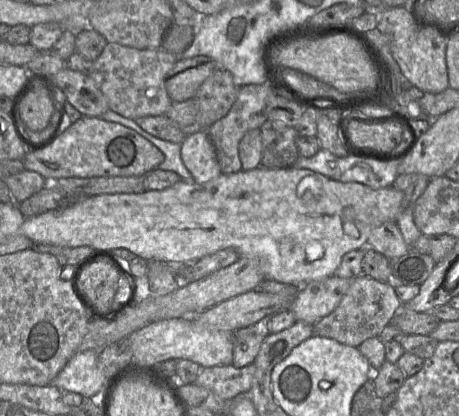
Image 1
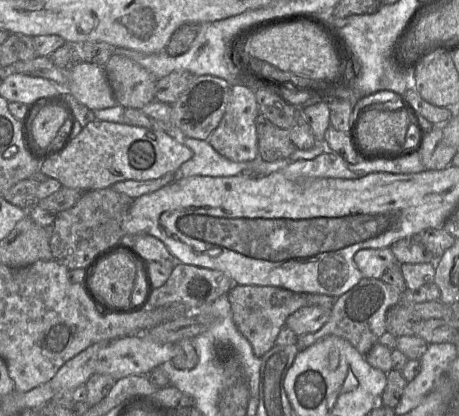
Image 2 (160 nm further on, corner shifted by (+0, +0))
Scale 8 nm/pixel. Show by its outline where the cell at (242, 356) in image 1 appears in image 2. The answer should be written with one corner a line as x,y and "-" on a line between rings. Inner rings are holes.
234,285
228,293
233,320
239,331
250,342
256,357
261,358
274,345
287,318
298,309
306,306
332,308
336,298
313,293
298,293
284,288
257,285

